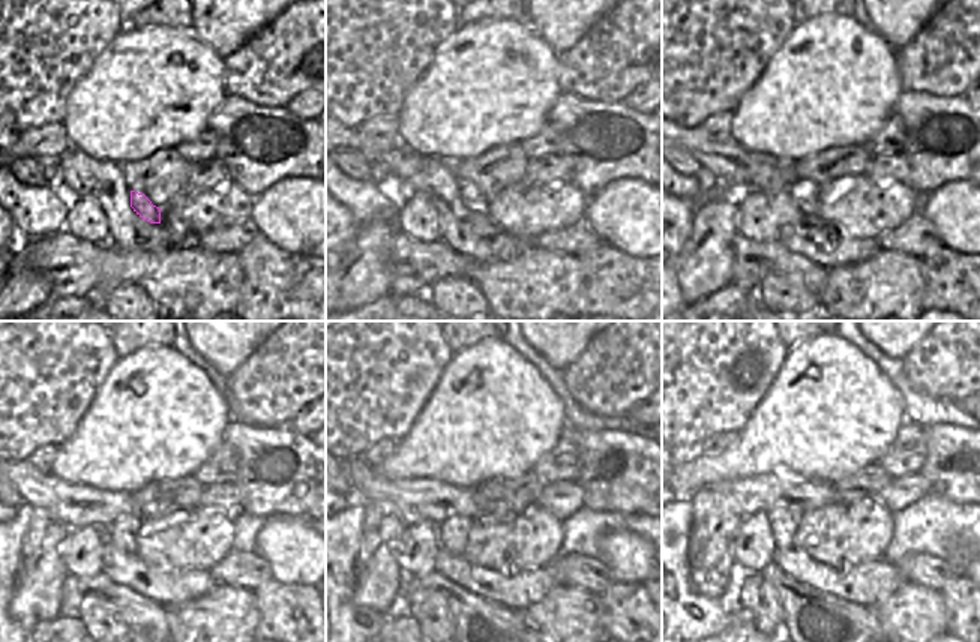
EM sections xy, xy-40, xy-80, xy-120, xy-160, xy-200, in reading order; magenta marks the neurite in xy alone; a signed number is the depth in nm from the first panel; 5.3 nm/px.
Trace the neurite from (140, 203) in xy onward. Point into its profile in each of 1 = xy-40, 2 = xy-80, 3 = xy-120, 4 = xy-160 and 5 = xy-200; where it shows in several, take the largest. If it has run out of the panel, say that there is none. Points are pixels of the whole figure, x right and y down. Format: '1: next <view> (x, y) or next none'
1: next xy-40 (473, 200)
2: next xy-80 (803, 192)
3: next xy-120 (122, 533)
4: next xy-160 (452, 533)
5: next xy-200 (784, 522)

